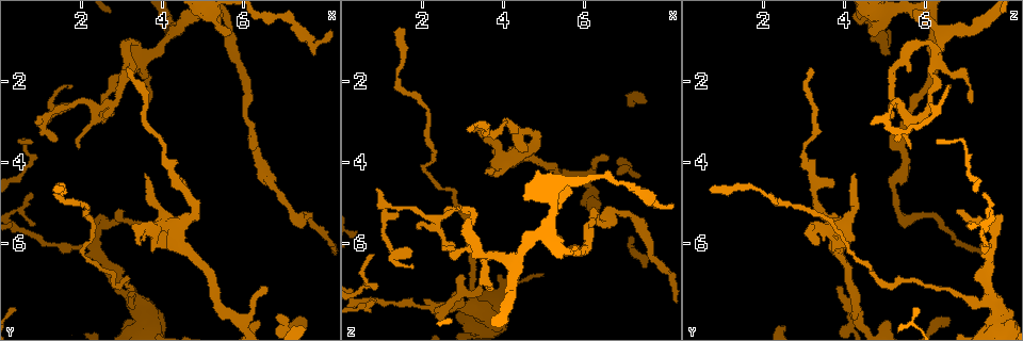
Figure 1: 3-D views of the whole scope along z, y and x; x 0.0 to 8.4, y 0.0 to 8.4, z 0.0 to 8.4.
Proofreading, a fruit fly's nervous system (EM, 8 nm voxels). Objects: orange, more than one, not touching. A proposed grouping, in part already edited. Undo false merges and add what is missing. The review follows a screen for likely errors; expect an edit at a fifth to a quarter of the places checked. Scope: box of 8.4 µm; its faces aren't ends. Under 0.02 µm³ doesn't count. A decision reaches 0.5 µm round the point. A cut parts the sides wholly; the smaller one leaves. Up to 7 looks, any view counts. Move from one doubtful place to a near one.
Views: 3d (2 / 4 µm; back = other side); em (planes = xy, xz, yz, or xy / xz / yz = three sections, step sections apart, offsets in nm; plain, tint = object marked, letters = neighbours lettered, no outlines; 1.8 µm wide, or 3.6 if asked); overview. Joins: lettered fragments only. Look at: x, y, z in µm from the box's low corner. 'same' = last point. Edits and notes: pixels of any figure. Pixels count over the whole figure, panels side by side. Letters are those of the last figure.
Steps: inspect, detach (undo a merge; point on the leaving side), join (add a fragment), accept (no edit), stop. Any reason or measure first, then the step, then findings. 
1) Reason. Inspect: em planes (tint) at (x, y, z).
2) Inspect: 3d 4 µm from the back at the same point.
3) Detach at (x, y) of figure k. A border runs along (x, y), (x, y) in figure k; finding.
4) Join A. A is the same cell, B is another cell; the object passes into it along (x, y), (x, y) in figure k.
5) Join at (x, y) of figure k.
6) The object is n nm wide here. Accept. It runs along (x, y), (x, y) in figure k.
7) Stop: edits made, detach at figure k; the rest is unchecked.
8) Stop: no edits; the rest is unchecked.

Closes a loop. Inspect: em planes (letters) at (2.75, 2.65, 5.20).

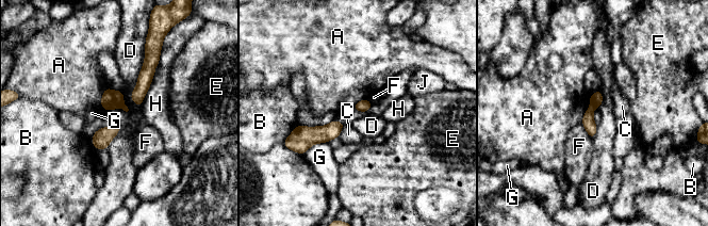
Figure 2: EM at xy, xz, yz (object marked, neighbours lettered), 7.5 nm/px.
The object is 90 nm wide here; the longest contact is with D, 480 nm. Detach at (596, 98) of figure 2. A, B, C, D, E, F, G, H and J are other cells; two neurons meet here.

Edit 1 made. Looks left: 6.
An open end. Inspect: em 3.6 µm yz step 4 (tint) at (3.80, 6.20, 3.70).

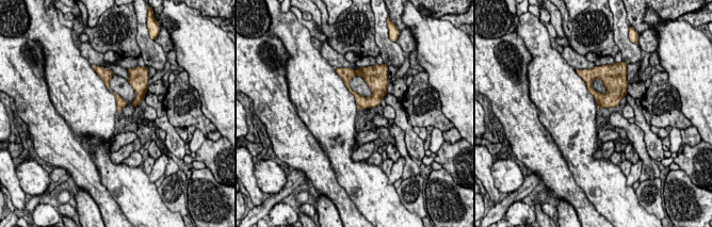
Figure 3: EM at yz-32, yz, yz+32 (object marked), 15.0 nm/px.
Inspect: em 3.6 µm planes (letters) at the same point.

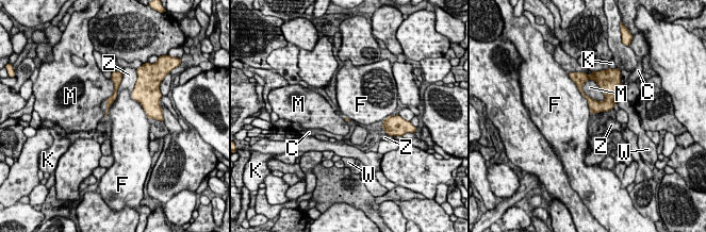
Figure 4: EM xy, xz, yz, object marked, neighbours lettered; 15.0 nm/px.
Accept. C, F, K, M, W and Z are other cells; it runs along (116, 86), (115, 94), (108, 105) in figure 4; none of them fits.

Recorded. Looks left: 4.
Three-way junction. Inspect: 3d 4 µm at (2.35, 6.15, 7.55).

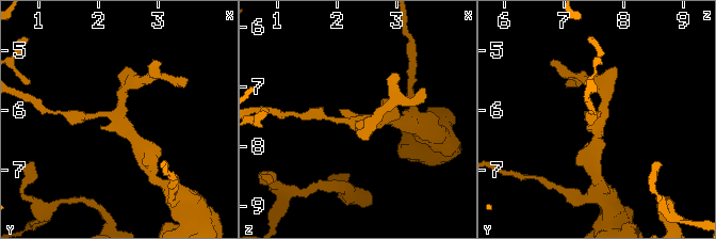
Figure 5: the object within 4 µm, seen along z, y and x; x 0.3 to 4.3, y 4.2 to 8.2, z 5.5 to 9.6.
3 arms meet here; the arms are 170, 200, 280 nm wide; now the EM. Inspect: em 3.6 µm xz step 4 (tint) at (2.30, 6.20, 7.65).

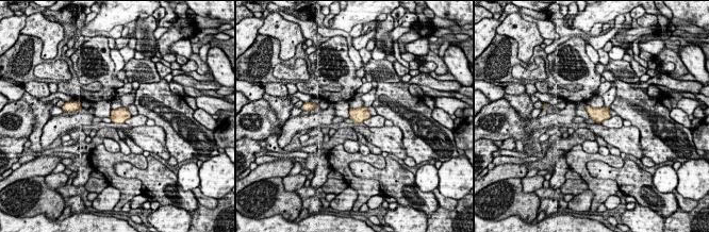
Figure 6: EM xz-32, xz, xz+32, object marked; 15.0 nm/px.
Inspect: em 3.6 µm xy step 8 (letters) at the same point.

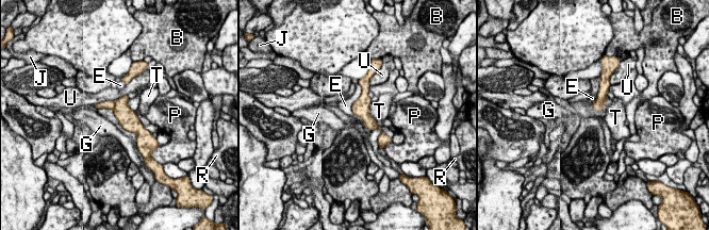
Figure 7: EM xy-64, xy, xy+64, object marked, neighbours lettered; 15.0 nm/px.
The object is 160 nm wide here. Detach at (106, 104) of figure 7. B, E, G, J, P, R, T and U are other cells; a border runs along (115, 101), (115, 105), (112, 109) in figure 7; a second neuron is stuck on.

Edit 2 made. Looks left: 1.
Stop: edits made, detach at figure 2, detach at figure 7; the rest is unchecked.

